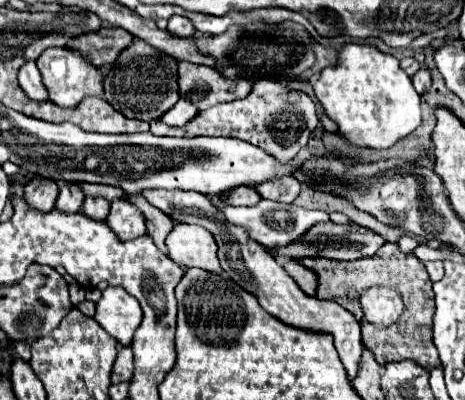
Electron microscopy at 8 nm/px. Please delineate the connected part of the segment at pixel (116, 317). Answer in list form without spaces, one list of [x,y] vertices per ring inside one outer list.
[[[108,287],[96,303],[94,321],[120,345],[130,345],[132,333],[142,321],[142,309],[122,287]]]

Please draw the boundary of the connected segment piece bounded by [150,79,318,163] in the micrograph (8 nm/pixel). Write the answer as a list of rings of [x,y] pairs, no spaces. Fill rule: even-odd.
[[[262,79],[254,85],[252,93],[246,99],[230,101],[214,105],[206,111],[200,111],[192,121],[188,121],[184,127],[170,127],[162,121],[152,121],[150,131],[154,135],[178,135],[178,137],[236,137],[244,139],[246,143],[252,143],[272,157],[280,159],[282,163],[294,159],[300,149],[306,147],[314,127],[318,125],[316,107],[314,101],[300,91],[288,91],[280,81]]]

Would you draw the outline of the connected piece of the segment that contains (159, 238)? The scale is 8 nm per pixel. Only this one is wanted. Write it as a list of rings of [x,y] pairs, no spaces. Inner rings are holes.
[[[134,195],[134,197],[128,197],[134,205],[138,205],[138,209],[144,213],[146,217],[146,229],[148,229],[148,235],[154,239],[156,247],[166,253],[166,245],[164,245],[164,239],[168,235],[168,231],[172,231],[174,223],[170,217],[166,217],[164,213],[160,213],[156,207],[152,207],[142,195]]]

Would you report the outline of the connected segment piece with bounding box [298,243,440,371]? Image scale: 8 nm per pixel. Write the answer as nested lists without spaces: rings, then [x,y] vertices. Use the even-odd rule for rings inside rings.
[[[396,243],[384,245],[376,257],[364,257],[356,261],[332,261],[324,257],[302,257],[298,259],[304,267],[312,269],[318,277],[318,289],[316,297],[318,299],[328,299],[336,301],[346,309],[346,299],[358,299],[360,291],[370,287],[370,285],[390,285],[396,287],[402,295],[404,301],[404,313],[400,319],[386,327],[378,329],[364,321],[360,317],[362,325],[362,335],[364,335],[364,345],[372,351],[374,359],[380,365],[386,365],[390,361],[402,361],[402,359],[412,359],[426,371],[440,367],[440,359],[436,353],[436,347],[432,345],[432,313],[434,313],[434,293],[432,293],[432,281],[426,273],[426,267],[414,257],[414,255],[404,255]]]

